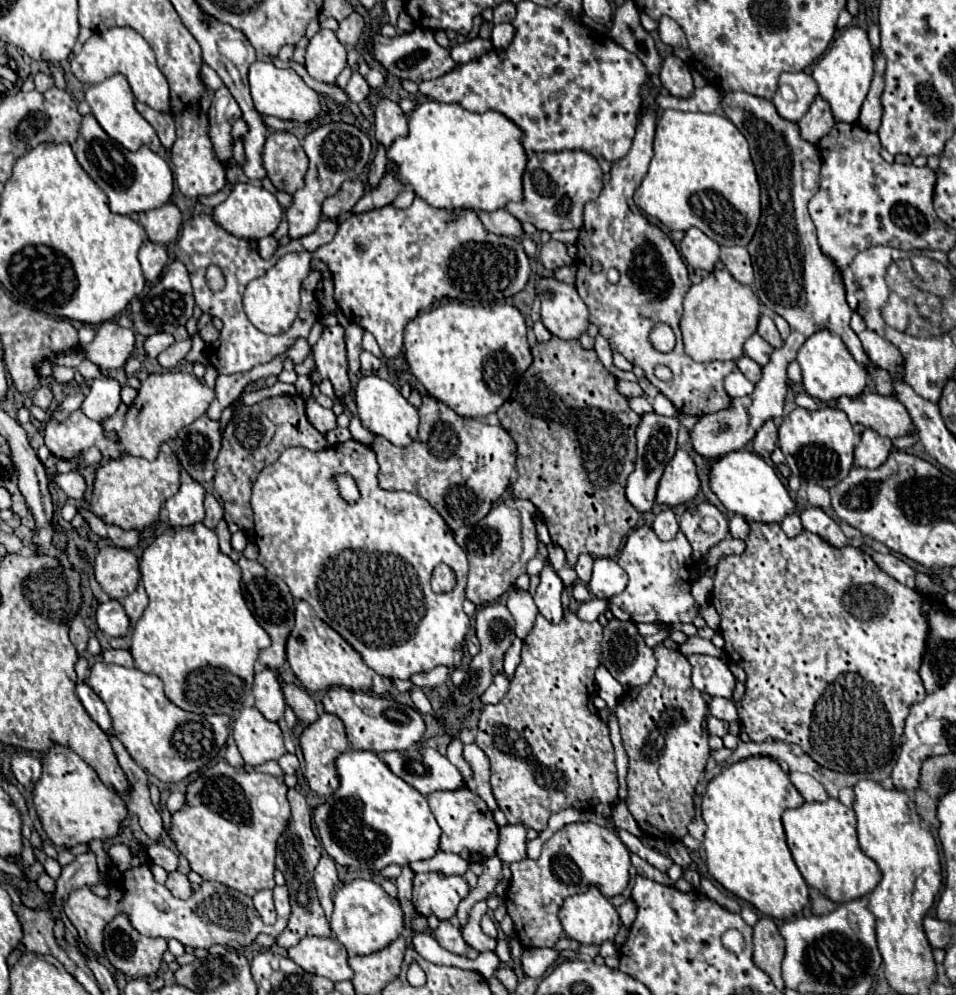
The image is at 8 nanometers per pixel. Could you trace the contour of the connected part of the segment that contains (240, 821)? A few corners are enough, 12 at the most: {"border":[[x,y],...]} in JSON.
{"border":[[220,758],[170,838],[204,880],[274,888],[292,822],[276,760]]}

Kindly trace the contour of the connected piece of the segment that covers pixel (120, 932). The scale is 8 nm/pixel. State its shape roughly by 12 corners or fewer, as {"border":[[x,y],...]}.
{"border":[[124,914],[104,952],[126,978],[156,976],[168,942],[136,934]]}

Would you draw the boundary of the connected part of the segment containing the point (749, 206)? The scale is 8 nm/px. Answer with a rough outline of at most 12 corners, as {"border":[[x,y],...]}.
{"border":[[664,110],[634,202],[748,246],[760,186],[722,114]]}

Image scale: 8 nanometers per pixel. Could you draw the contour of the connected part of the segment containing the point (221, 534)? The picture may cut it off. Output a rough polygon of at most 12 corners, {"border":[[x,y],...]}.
{"border":[[224,520],[214,528],[220,550],[224,554],[232,552],[230,530]]}

